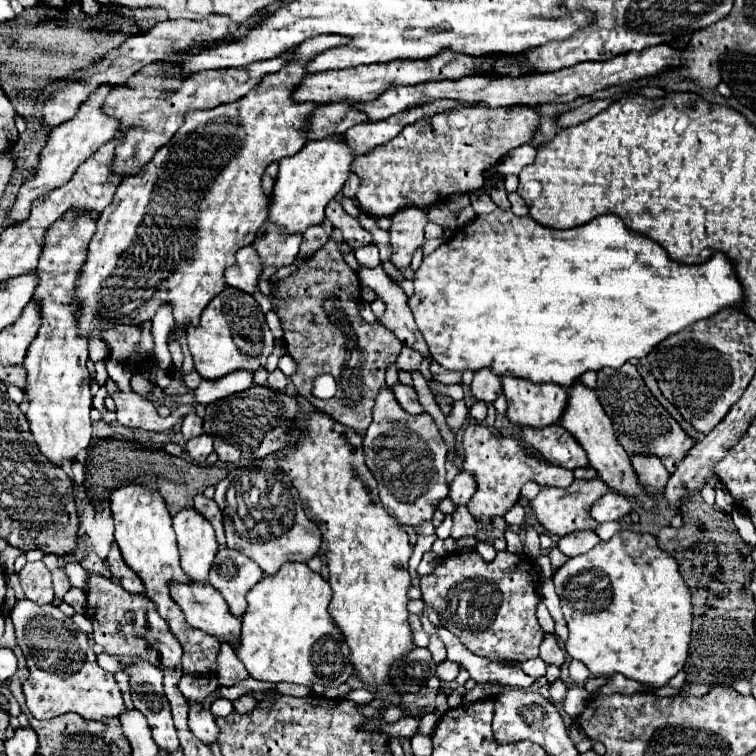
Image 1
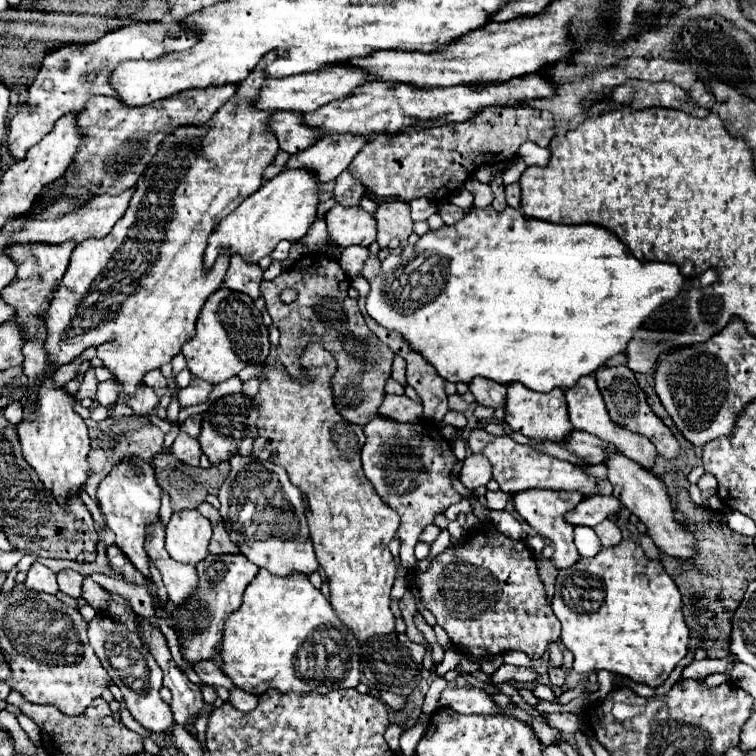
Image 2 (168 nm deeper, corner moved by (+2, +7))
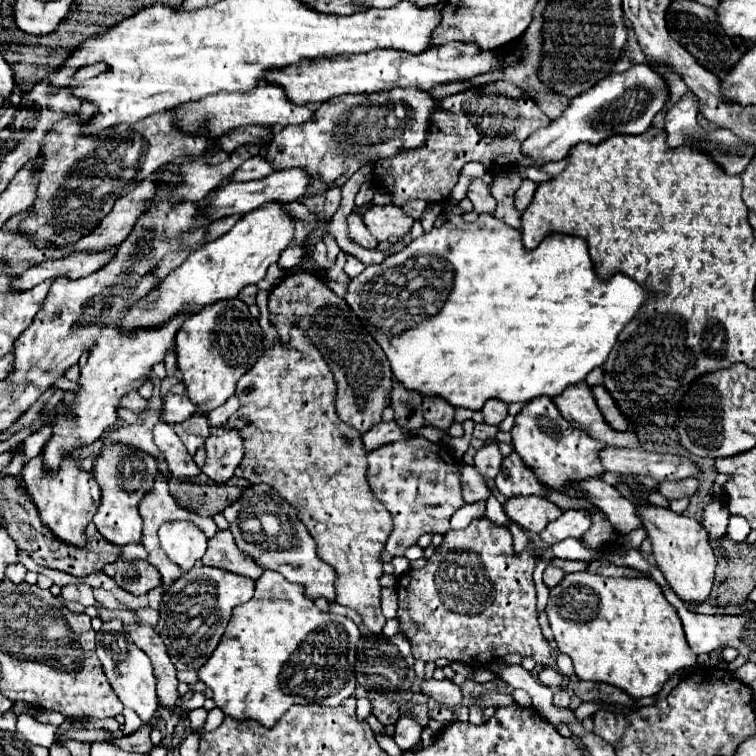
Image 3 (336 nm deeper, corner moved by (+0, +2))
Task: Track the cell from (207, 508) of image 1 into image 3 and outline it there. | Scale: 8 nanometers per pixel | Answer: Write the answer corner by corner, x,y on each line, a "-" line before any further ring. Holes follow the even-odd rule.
218,529
216,535
208,541
208,551
202,557
204,565
226,569
250,579
258,579
262,575
262,567
250,561
248,555
238,551
234,537
228,529

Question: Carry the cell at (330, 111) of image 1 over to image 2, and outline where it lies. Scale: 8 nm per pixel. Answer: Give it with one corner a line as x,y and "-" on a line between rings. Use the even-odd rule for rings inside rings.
272,112
268,118
268,132
272,132
280,148
288,154
302,152
316,142
316,132
302,124
302,116
296,112

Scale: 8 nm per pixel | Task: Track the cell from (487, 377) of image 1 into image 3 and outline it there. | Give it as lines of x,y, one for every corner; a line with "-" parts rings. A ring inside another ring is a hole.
486,401
486,405
482,407
484,413
484,423
488,425
498,425
506,415
508,415
508,405
502,405
502,401

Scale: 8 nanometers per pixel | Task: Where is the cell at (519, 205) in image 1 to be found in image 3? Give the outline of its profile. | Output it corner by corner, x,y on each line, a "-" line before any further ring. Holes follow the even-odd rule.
524,179
522,185
518,187
518,191
514,195
514,205
516,205
516,209
520,213
530,205
530,201
534,197
534,191
536,191
536,183
534,181
528,181
528,179

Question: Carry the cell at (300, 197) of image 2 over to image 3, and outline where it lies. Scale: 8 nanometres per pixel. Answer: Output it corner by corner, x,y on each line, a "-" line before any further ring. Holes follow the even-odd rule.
270,201
238,219
238,223
224,233
222,237
206,243
202,249
192,253
178,269
174,269
162,285
148,297
154,301
152,309
144,309
142,305
134,305
130,313
124,317
122,327
158,327
172,315
180,313
186,303
192,305
196,313
204,305
210,305
220,299
238,297
240,289
246,285
254,285
264,279
268,265
276,263
282,249
294,245
294,217
286,211
286,203

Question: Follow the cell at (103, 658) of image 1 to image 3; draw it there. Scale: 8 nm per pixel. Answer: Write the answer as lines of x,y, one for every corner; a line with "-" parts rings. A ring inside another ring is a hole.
119,619
104,622
100,631
96,631
96,655
102,663
102,669
108,677
112,691
118,695
118,699
124,703
124,707
136,711
138,717
144,723
148,723
158,709
154,667
150,665
150,657
146,657
146,653
142,653
134,645
134,641
130,641
130,635
124,631

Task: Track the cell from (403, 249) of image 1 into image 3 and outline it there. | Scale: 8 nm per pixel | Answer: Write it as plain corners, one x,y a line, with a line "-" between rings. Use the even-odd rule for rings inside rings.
372,205
362,215
368,231
378,241
388,241
390,237
402,239
412,229
412,217
408,217
400,207
396,205

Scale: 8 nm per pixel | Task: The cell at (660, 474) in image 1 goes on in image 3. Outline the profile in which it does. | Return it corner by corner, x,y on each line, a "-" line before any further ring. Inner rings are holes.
586,381
568,387
564,393
554,397
554,403
564,419
568,419
576,429
582,429
590,437
602,441
604,445
630,447
630,449
642,447
642,443
634,431
620,433
616,429
610,429
610,425
606,425
602,411
598,409
598,405
594,401
592,387
588,387

